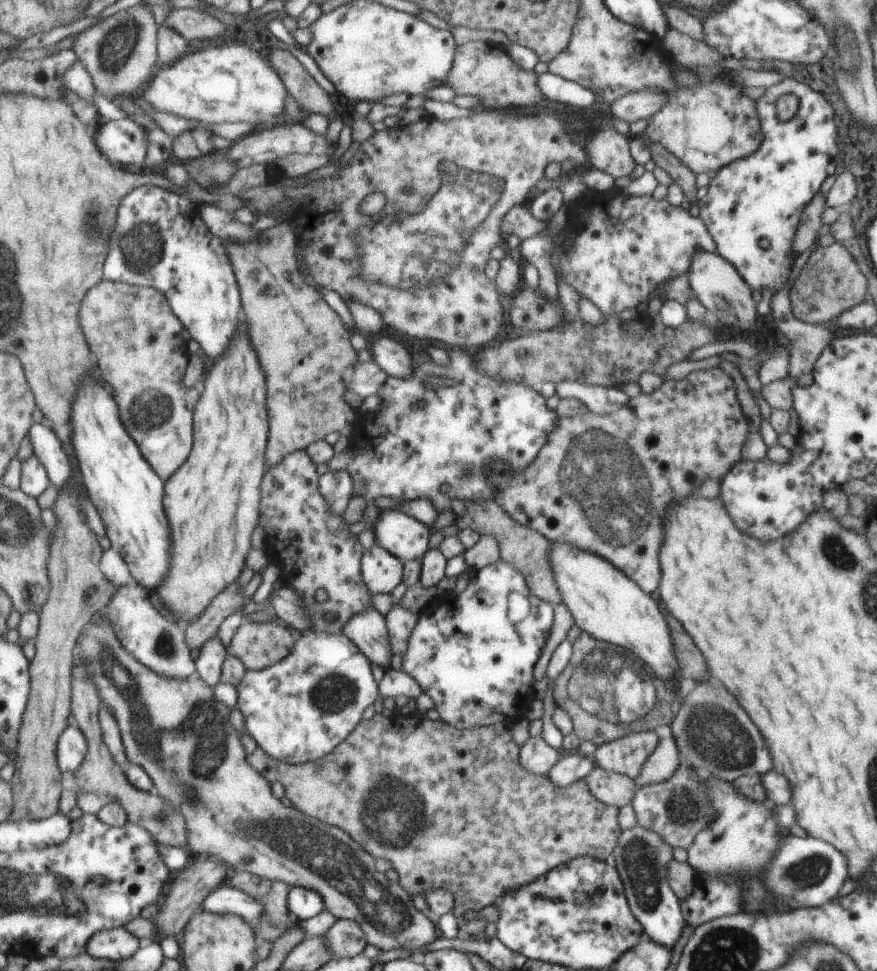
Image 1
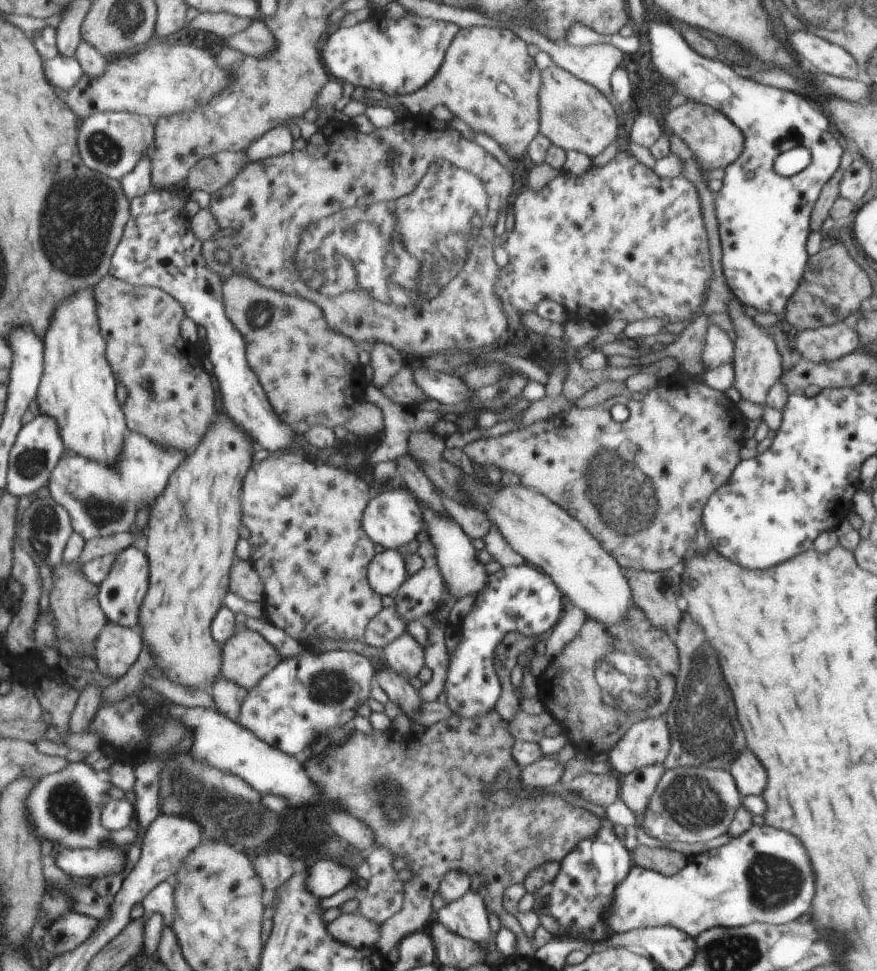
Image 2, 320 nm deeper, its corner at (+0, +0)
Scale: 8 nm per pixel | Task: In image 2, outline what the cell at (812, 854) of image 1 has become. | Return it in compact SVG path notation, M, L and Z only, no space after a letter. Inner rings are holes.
M752 824L746 832L733 838L725 846L698 854L695 862L689 862L672 876L661 875L656 871L641 869L634 865L628 877L616 886L614 901L609 906L607 923L612 935L641 928L671 926L691 935L694 940L705 931L719 926L734 928L753 922L785 925L796 921L799 914L809 910L815 892L813 886L815 884L809 860L799 840L795 840L791 834L783 830L775 830L768 825Z

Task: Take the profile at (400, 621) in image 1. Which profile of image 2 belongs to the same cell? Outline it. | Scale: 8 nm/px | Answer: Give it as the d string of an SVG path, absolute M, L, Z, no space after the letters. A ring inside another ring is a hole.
M404 631L391 640L382 650L384 663L404 678L418 676L423 669L421 645Z

